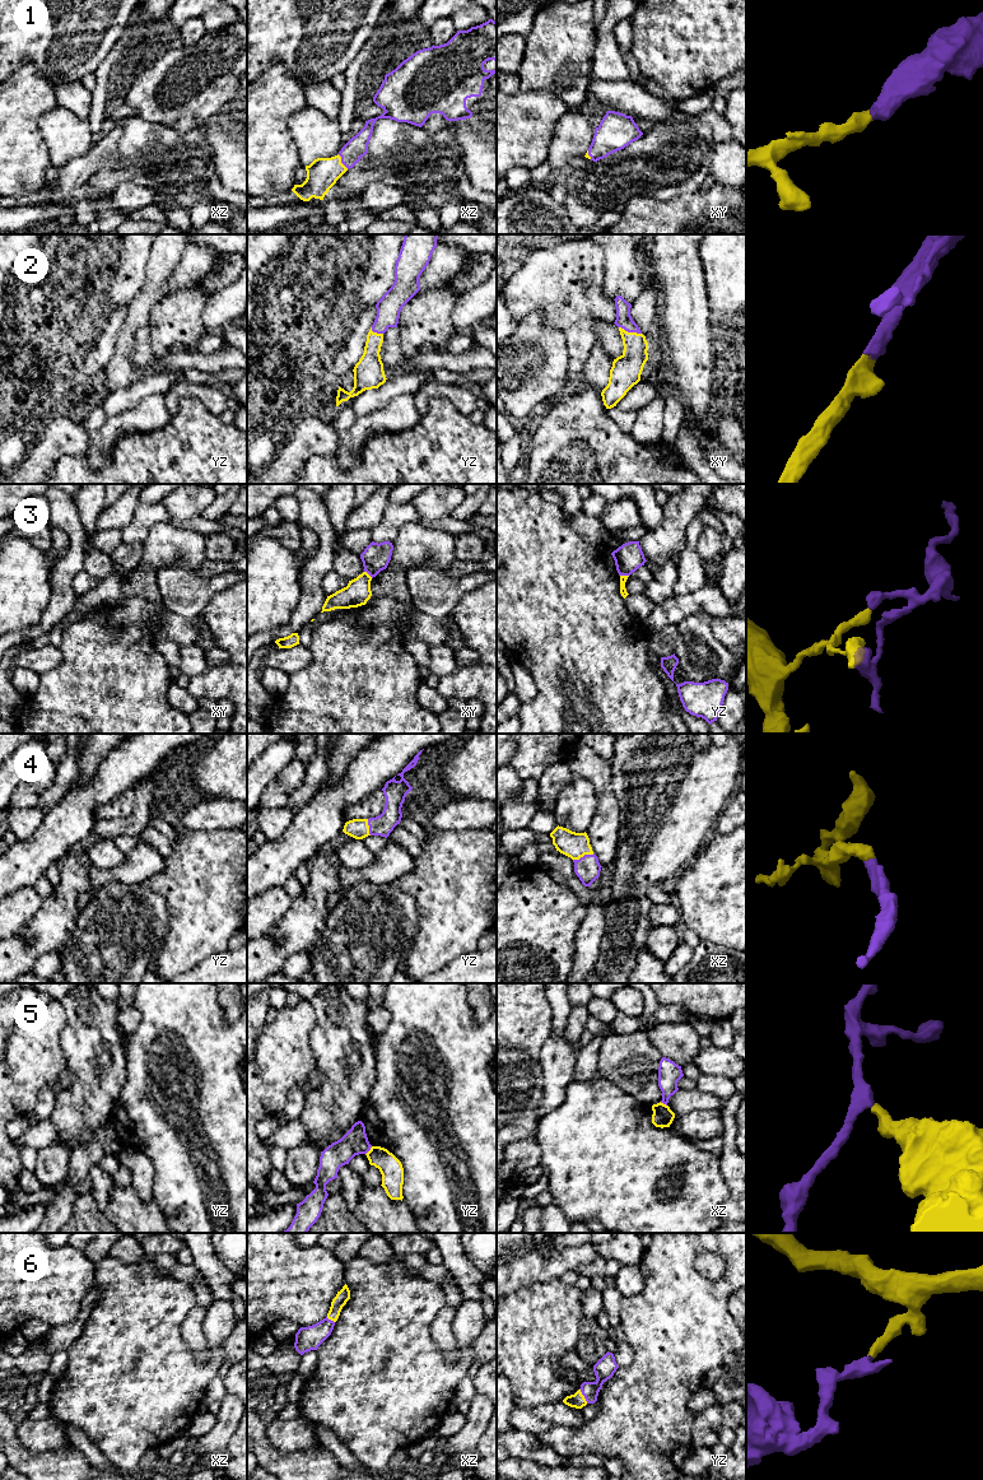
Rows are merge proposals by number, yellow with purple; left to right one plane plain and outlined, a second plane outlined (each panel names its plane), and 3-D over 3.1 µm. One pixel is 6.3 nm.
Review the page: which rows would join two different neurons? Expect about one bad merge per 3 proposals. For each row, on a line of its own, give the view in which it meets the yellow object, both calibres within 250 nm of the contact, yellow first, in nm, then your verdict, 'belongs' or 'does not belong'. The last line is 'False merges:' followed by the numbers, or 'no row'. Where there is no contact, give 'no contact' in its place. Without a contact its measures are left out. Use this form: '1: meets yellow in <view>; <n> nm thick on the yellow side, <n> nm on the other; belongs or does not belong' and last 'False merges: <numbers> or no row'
1: meets yellow in xz; 200 nm thick on the yellow side, 140 nm on the other; belongs
2: meets yellow in xy; 190 nm thick on the yellow side, 100 nm on the other; belongs
3: meets yellow in yz; 50 nm thick on the yellow side, 180 nm on the other; does not belong
4: meets yellow in xz; 160 nm thick on the yellow side, 160 nm on the other; belongs
5: meets yellow in yz; 140 nm thick on the yellow side, 160 nm on the other; does not belong
6: meets yellow in yz; 90 nm thick on the yellow side, 130 nm on the other; belongs
False merges: 3, 5

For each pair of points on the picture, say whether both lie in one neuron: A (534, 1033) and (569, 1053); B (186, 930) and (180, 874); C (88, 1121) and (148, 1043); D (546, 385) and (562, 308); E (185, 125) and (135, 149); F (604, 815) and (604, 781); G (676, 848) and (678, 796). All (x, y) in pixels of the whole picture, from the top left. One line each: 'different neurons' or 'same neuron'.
A: different neurons
B: same neuron
C: different neurons
D: different neurons
E: different neurons
F: same neuron
G: same neuron

